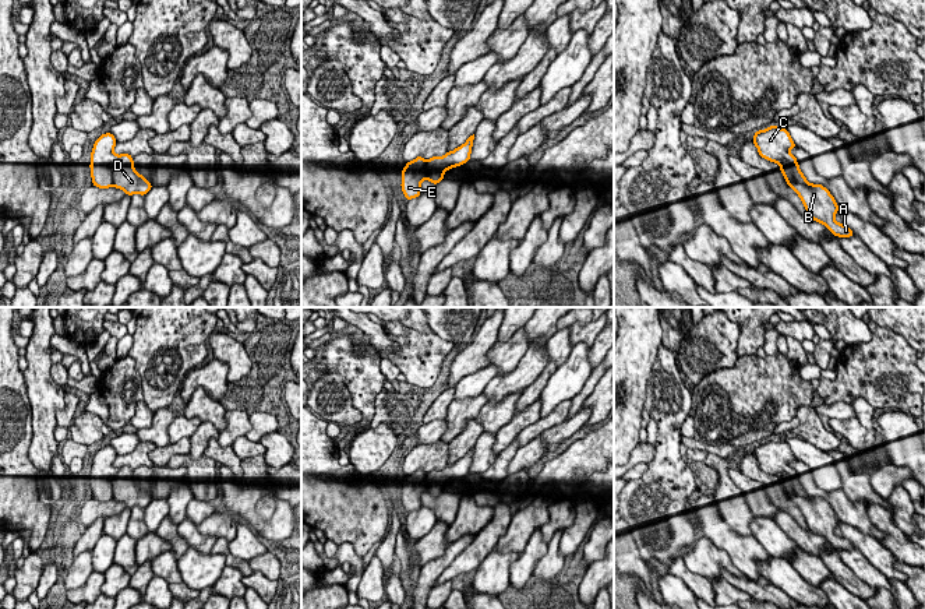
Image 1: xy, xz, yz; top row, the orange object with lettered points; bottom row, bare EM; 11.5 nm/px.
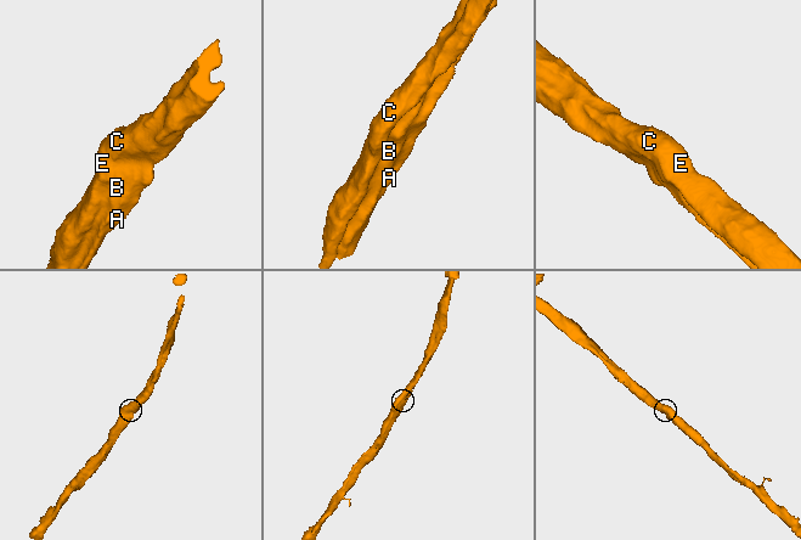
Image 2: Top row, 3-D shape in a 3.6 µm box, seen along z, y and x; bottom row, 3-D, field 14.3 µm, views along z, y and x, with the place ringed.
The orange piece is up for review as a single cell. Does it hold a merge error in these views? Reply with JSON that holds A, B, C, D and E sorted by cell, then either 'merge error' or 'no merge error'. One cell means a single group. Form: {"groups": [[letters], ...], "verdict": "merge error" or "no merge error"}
{"groups": [["A", "B", "D"], ["C", "E"]], "verdict": "merge error"}

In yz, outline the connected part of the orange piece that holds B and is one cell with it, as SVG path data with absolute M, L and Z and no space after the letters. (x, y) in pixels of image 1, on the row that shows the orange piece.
M783 162L780 168L787 184L799 196L809 218L823 223L836 237L851 237L854 232L834 221L834 217L838 211L838 205L830 191L822 184L801 184L797 183L792 175L791 165Z

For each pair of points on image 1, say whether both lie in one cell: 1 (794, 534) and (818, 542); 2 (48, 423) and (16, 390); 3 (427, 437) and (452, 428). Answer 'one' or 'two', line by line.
1: one
2: two
3: two

